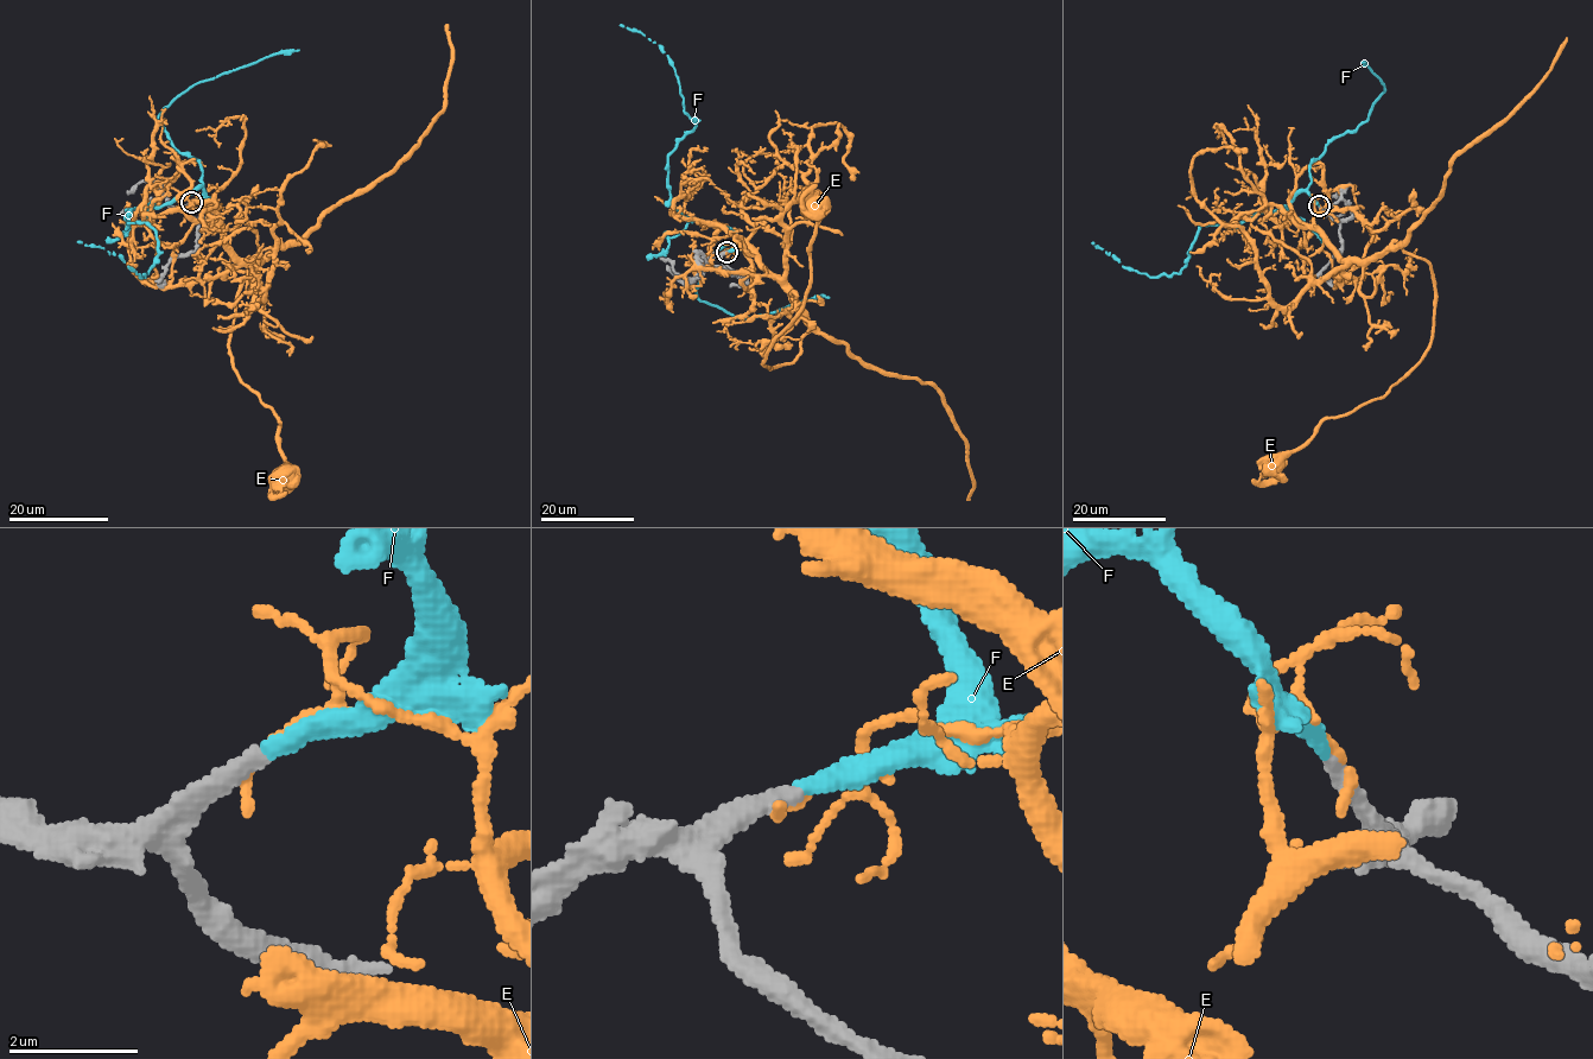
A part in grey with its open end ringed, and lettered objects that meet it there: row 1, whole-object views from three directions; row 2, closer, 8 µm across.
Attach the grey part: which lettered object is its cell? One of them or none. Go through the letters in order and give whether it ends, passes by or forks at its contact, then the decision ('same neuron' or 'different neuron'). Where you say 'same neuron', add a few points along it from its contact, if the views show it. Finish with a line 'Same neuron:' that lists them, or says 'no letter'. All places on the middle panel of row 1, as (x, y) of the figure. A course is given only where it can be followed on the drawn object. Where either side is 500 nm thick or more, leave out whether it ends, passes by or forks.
E: it ends; different neuron
F: it ends; same neuron; course (727, 251), (737, 245), (730, 232), (671, 202), (668, 153), (696, 122), (672, 61), (620, 25)
Same neuron: F

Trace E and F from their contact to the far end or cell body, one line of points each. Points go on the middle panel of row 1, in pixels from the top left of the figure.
E: (727, 252), (747, 246), (811, 324), (792, 362), (762, 362), (811, 283), (814, 205)
F: (727, 251), (737, 245), (730, 232), (671, 202), (668, 153), (696, 122), (672, 61), (620, 25)

